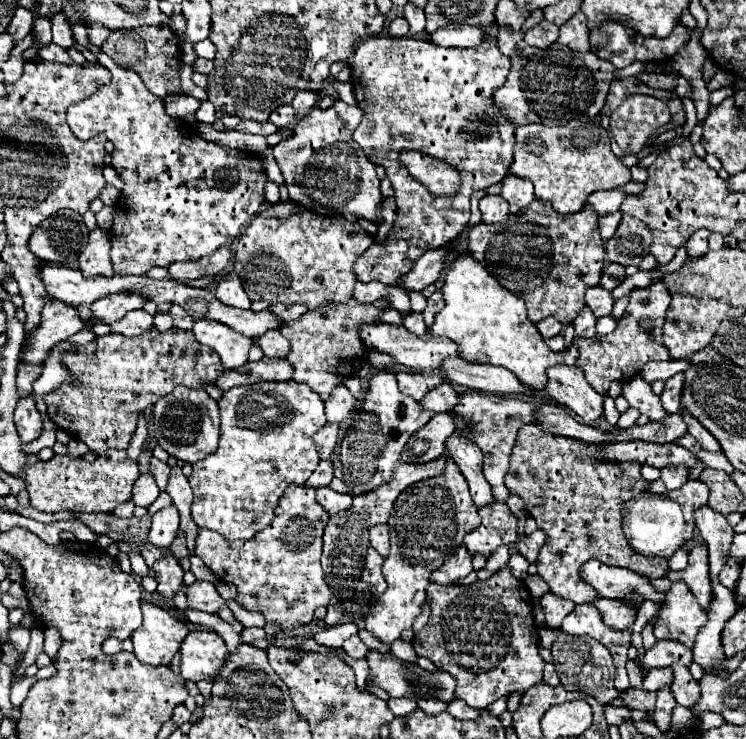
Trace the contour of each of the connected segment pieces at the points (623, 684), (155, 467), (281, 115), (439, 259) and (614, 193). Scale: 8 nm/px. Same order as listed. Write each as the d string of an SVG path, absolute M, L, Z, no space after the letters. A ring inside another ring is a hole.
M617 661L615 665L617 665L617 669L619 669L617 675L615 675L615 689L617 689L619 693L623 693L623 691L629 689L629 679L627 679L627 673L625 673L625 665L621 667L619 661ZM623 673L625 673L625 675L623 675Z
M151 459L151 473L155 475L155 483L159 485L159 489L161 491L165 491L165 487L167 487L167 481L169 481L169 477L171 477L171 467L167 465L167 463L163 463L163 461L159 461L159 459Z
M281 105L281 107L277 107L273 113L271 113L271 117L269 117L269 121L275 125L275 127L287 127L287 125L291 125L293 121L295 121L295 109L291 107L291 105Z
M431 249L425 251L415 263L413 269L401 277L399 287L405 289L407 293L413 291L423 291L427 285L435 283L441 275L443 269L443 251L441 249Z
M615 187L611 191L595 191L595 195L589 195L587 205L593 207L597 215L609 215L609 213L619 211L623 199L625 199L623 191L619 191L619 187Z

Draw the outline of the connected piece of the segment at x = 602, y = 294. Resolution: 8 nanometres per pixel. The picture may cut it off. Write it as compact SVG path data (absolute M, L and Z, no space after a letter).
M589 287L585 291L585 305L593 311L595 317L603 317L611 313L613 297L609 291L603 291L601 287Z

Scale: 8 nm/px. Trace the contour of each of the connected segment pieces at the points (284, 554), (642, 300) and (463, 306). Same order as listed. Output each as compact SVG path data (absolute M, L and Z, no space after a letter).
M305 485L287 487L279 501L273 527L263 529L255 539L229 541L215 531L199 529L195 555L201 557L221 581L237 587L237 603L247 611L261 611L267 621L303 625L313 619L313 611L319 605L329 605L335 599L335 589L327 585L319 561L323 527L329 513L315 501L315 489Z
M663 281L651 283L645 289L633 289L629 293L629 305L625 315L619 319L617 329L601 339L601 343L595 343L593 339L587 341L587 347L583 349L583 339L573 339L573 345L579 347L579 357L575 361L577 367L585 371L585 377L589 385L605 395L611 381L627 381L633 375L639 375L645 363L649 361L667 361L669 353L663 343L663 321L669 307L671 295Z
M461 253L447 269L441 287L445 307L435 315L435 323L429 327L433 335L443 335L455 341L461 349L461 357L473 363L501 365L513 371L523 385L541 391L547 383L545 369L565 359L575 359L577 347L553 353L537 327L527 319L523 299L517 299L511 291L499 285L483 265L479 265L471 253Z

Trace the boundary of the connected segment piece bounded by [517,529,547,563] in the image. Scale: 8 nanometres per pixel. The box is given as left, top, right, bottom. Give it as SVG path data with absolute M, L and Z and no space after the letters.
M537 529L535 533L527 535L521 543L517 543L517 551L519 551L529 563L535 563L545 541L547 541L547 535L545 535L541 529Z

